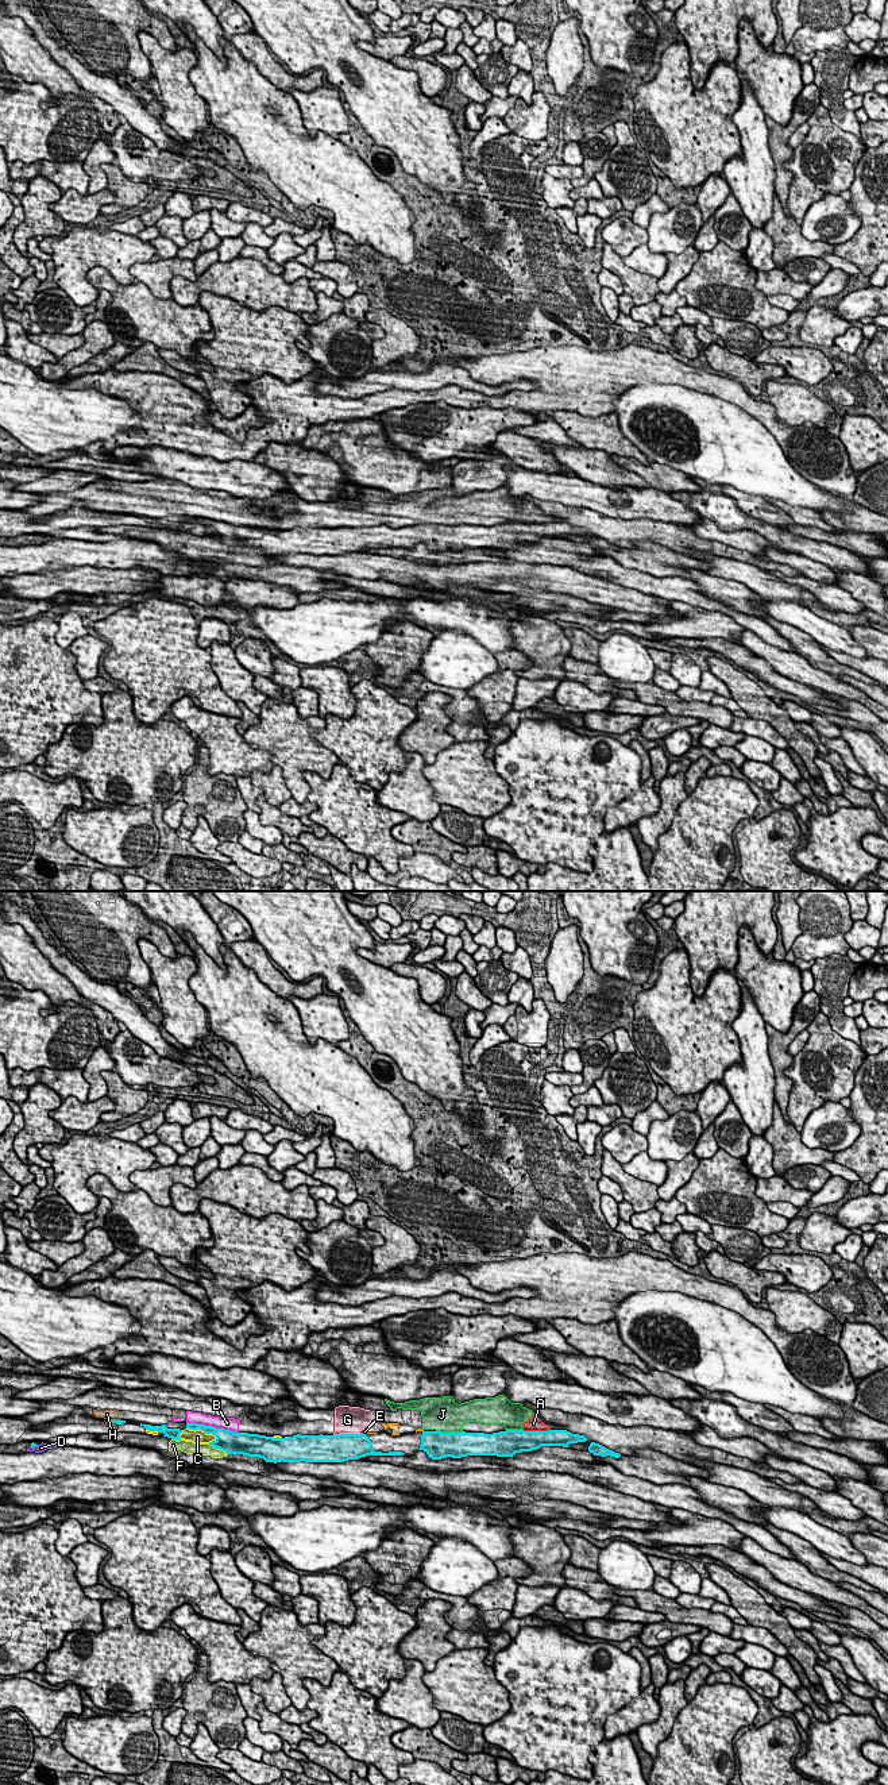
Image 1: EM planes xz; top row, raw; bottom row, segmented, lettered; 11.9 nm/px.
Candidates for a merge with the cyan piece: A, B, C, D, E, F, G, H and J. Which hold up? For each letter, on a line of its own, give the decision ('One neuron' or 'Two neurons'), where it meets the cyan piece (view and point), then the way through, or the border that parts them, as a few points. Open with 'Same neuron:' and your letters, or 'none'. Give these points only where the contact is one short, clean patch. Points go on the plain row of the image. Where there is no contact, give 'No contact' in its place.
Same neuron: none
A: Two neurons. Touches cyan at xz (536, 524). Boundary: xz (522, 521), (549, 523)
B: Two neurons. Touches cyan at xz (211, 519)
C: Two neurons. Touches cyan at xz (203, 523)
D: Two neurons. Touches cyan at xz (34, 539)
E: Two neurons. Touches cyan at xz (363, 527). Boundary: xz (361, 525), (365, 527)
F: Two neurons. Touches cyan at xz (219, 540)
G: Two neurons. Touches cyan at xz (346, 527). Boundary: xz (359, 525), (339, 525), (334, 528)
H: Two neurons. Touches cyan at xz (114, 512). Boundary: xz (120, 512), (109, 513)
J: Two neurons. Touches cyan at xz (450, 525)

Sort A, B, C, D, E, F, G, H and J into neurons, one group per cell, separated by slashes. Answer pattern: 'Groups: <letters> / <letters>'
Groups: A B E G H J / C / D / F

